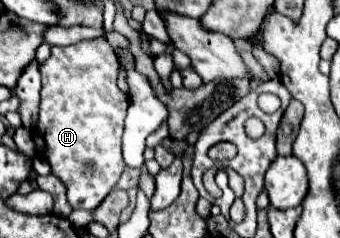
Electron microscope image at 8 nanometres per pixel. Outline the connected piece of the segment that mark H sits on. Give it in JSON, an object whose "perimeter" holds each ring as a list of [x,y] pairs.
{"perimeter":[[[102,36],[94,40],[82,40],[72,46],[52,46],[50,58],[40,64],[42,74],[42,100],[40,100],[40,116],[34,132],[34,144],[38,154],[48,160],[52,174],[62,180],[68,190],[70,206],[74,210],[94,212],[102,200],[116,186],[124,162],[122,162],[122,146],[120,138],[124,132],[124,118],[128,108],[128,96],[118,88],[118,58]]]}

